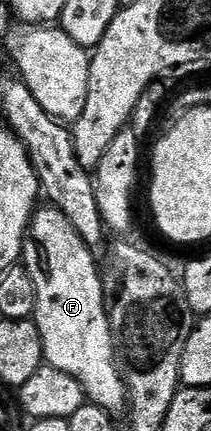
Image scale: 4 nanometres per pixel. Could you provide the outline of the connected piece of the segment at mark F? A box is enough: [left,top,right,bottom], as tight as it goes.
[22,205,129,413]

